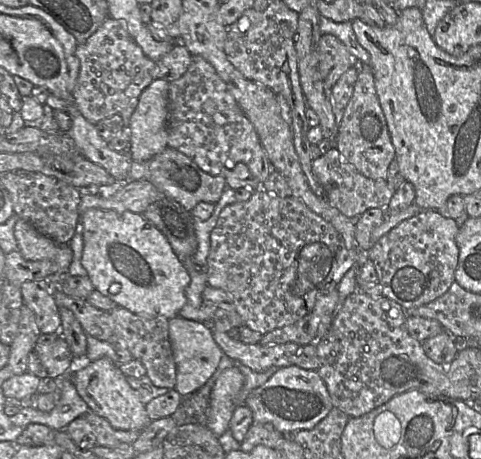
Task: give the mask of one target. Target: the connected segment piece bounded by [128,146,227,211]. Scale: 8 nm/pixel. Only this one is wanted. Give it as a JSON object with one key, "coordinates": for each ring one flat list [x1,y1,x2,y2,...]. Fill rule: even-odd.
{"coordinates":[[167,146,161,153,144,162,131,159,129,180,147,180,151,182,164,197,176,201,187,211,191,211,199,202,216,204,227,187,223,176,213,176,202,171,189,157]]}

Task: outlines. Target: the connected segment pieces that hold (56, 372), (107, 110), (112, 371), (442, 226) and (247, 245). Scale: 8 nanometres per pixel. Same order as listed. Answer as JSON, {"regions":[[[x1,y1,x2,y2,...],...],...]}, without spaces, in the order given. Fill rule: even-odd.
{"regions":[[[41,334,34,350,44,364,49,378,63,375,74,357,62,335]],[[107,18,84,44,77,46,76,55,80,71,73,90,74,105,95,125,105,118,121,114,155,79,163,79,170,84,181,78,193,56,182,43,176,43,169,53,154,62,131,37,125,22,112,18]],[[109,358,97,359,75,371,71,380,89,410,105,418,116,429,143,431,151,422,137,390,127,382,120,365]],[[421,210,384,234,368,250,382,286,382,296,401,305,404,310,428,304,447,292,455,281,459,262,456,235,459,225,437,210]],[[264,189,255,190,252,197,244,202,227,205,219,215,218,221,210,235,210,251,207,257,207,284,220,288,233,299,236,311,245,326,264,335,277,328,294,324,312,312,318,297,337,289,340,281,348,270,358,264,359,249,349,249,343,237,332,224,313,212,306,204,293,196,281,198,274,196]]]}

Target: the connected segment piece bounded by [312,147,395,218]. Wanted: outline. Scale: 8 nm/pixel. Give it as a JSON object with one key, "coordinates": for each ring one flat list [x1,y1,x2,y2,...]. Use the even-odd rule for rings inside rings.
{"coordinates":[[336,147,331,148,320,158,312,162,313,172,325,191,325,198,333,207,345,216,352,218,361,216,371,208,384,208,386,210,395,190,391,189,387,180,372,180,356,170,346,161]]}

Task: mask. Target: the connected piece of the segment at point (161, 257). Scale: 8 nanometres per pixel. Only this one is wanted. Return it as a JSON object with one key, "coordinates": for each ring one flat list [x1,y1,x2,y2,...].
{"coordinates":[[92,208,79,215,79,231,81,231,84,241,81,264,87,270,87,276,90,278,96,290,98,290,103,295,109,297,117,304,117,306,126,308,130,312,141,316,152,318,165,317,168,320,178,316,179,311,182,309,182,307,186,304,187,301,186,289,190,284,191,276,186,267,177,257,176,253,173,251,172,246,165,237,165,235,151,221,146,219,140,213,133,213,130,211,117,212,115,210]]}

